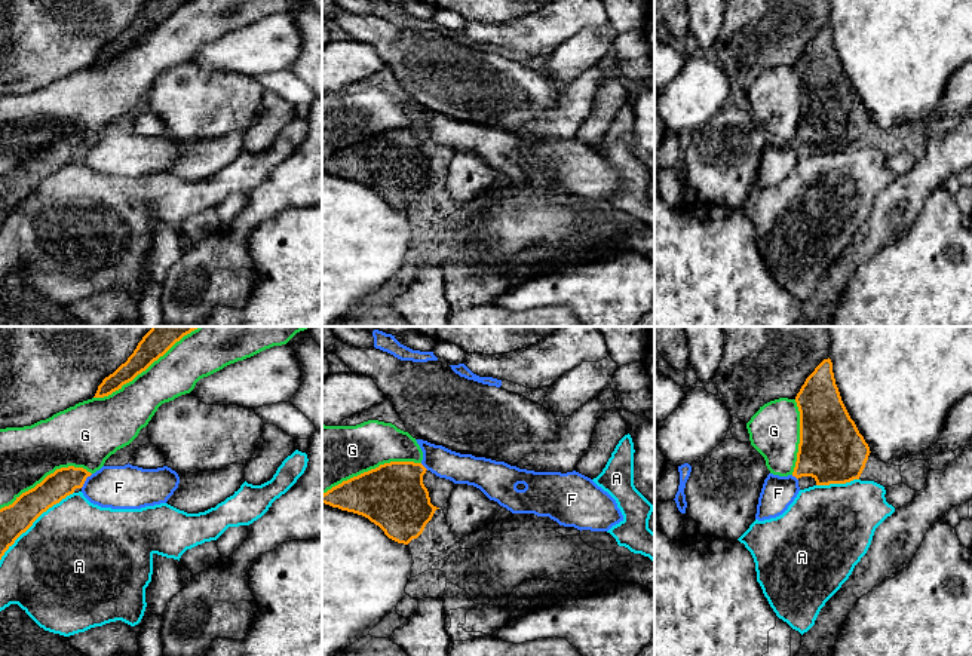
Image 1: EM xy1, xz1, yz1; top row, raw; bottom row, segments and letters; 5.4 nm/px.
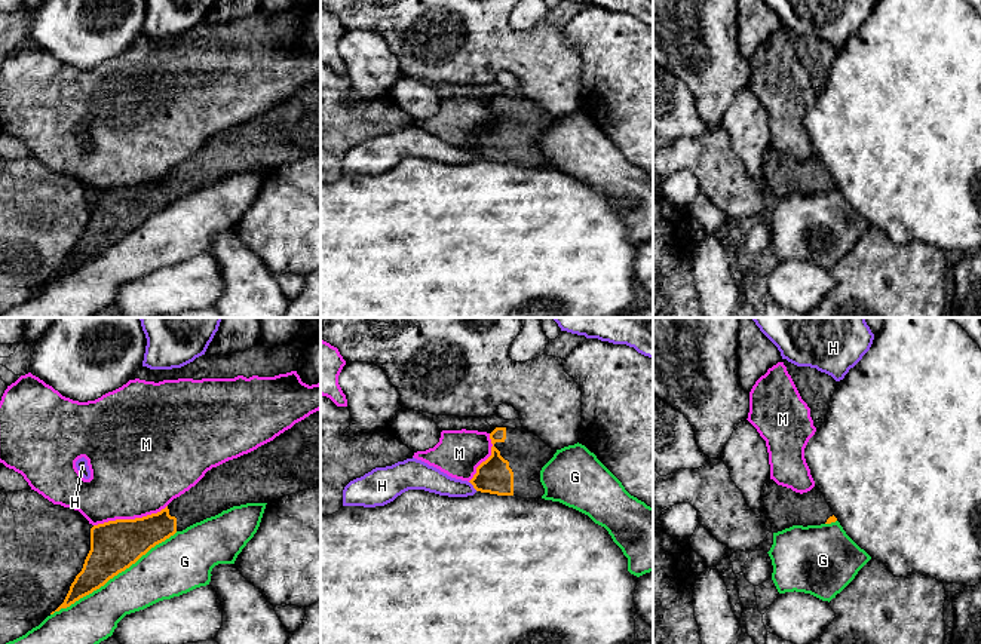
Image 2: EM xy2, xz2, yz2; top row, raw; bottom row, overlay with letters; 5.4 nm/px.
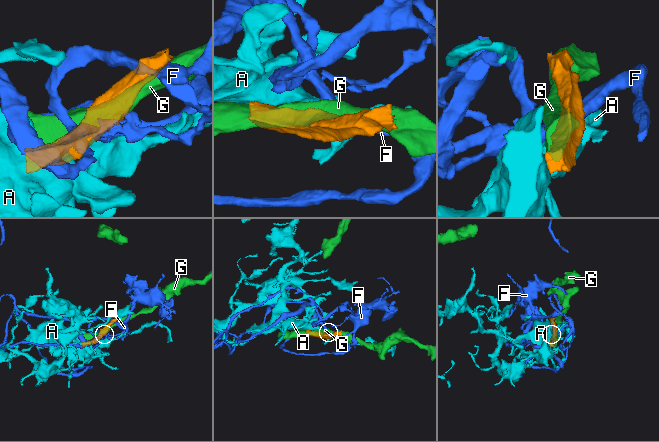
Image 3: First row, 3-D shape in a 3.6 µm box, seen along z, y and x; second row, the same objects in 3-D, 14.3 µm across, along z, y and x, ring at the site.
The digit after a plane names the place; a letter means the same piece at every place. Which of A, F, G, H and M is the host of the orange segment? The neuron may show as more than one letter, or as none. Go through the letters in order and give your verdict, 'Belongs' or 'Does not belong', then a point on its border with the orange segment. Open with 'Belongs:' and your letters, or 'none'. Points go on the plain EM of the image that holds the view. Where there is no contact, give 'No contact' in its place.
Belongs: none
A: Does not belong. Touches orange at xy1 (34, 187)
F: Does not belong. Touches orange at xy1 (85, 147)
G: Does not belong. Touches orange at xy2 (113, 244)
H: Does not belong. Touches orange at xz2 (472, 152)
M: Does not belong. Touches orange at xy2 (129, 187)

